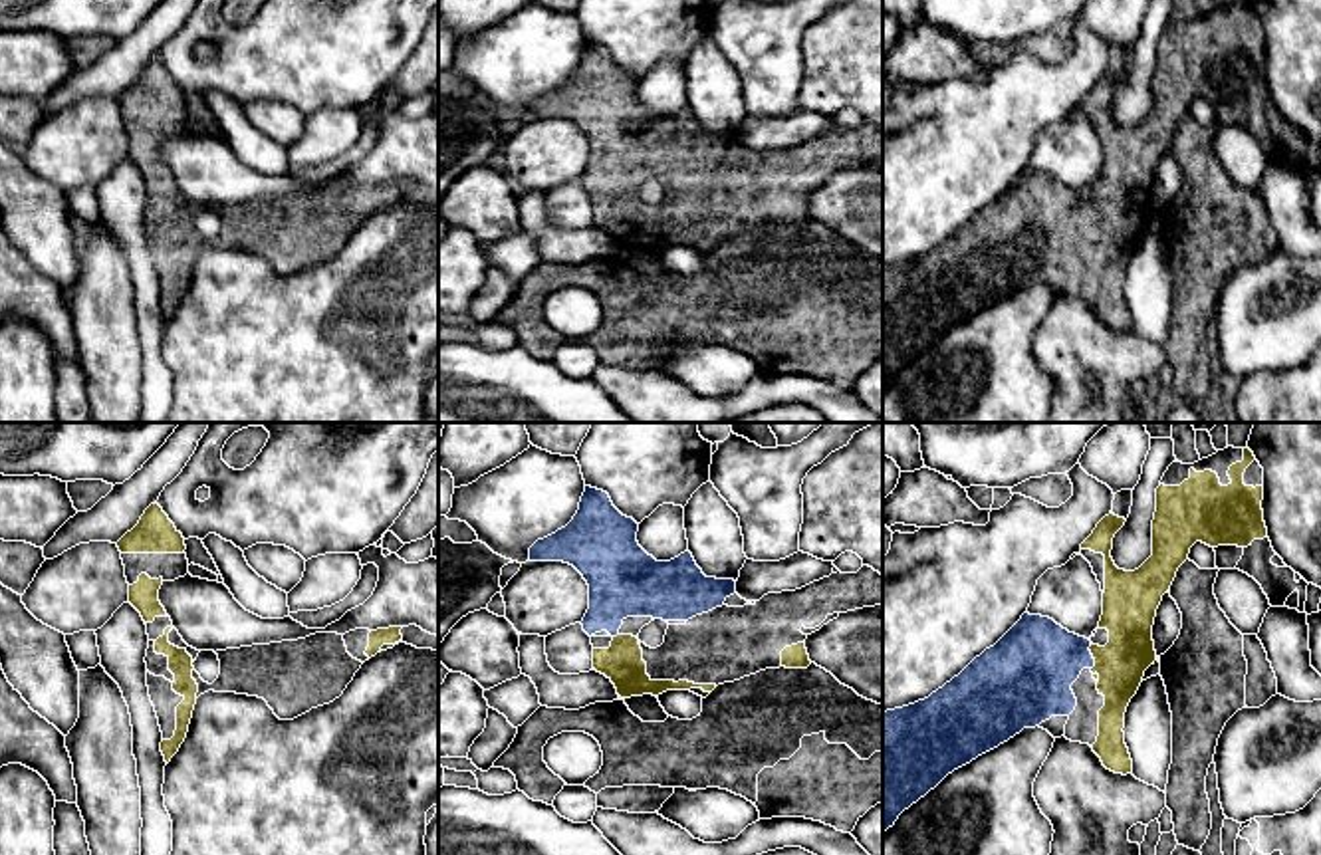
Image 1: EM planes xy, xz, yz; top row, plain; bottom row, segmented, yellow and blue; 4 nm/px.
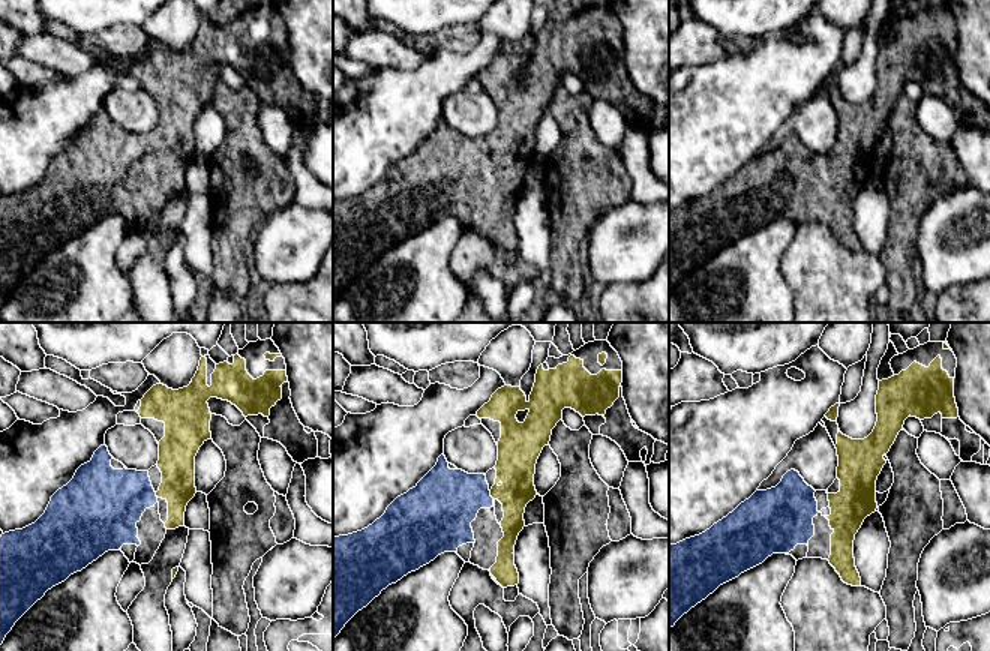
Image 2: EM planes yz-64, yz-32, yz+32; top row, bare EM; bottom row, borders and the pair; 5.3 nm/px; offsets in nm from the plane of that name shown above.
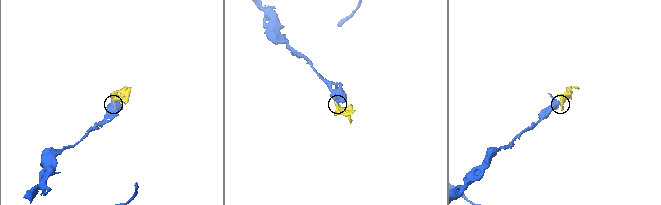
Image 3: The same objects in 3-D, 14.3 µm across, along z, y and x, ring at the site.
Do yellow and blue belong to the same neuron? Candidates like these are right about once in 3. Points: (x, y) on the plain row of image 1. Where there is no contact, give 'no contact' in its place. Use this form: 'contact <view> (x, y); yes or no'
contact yz (1093, 213); yes

